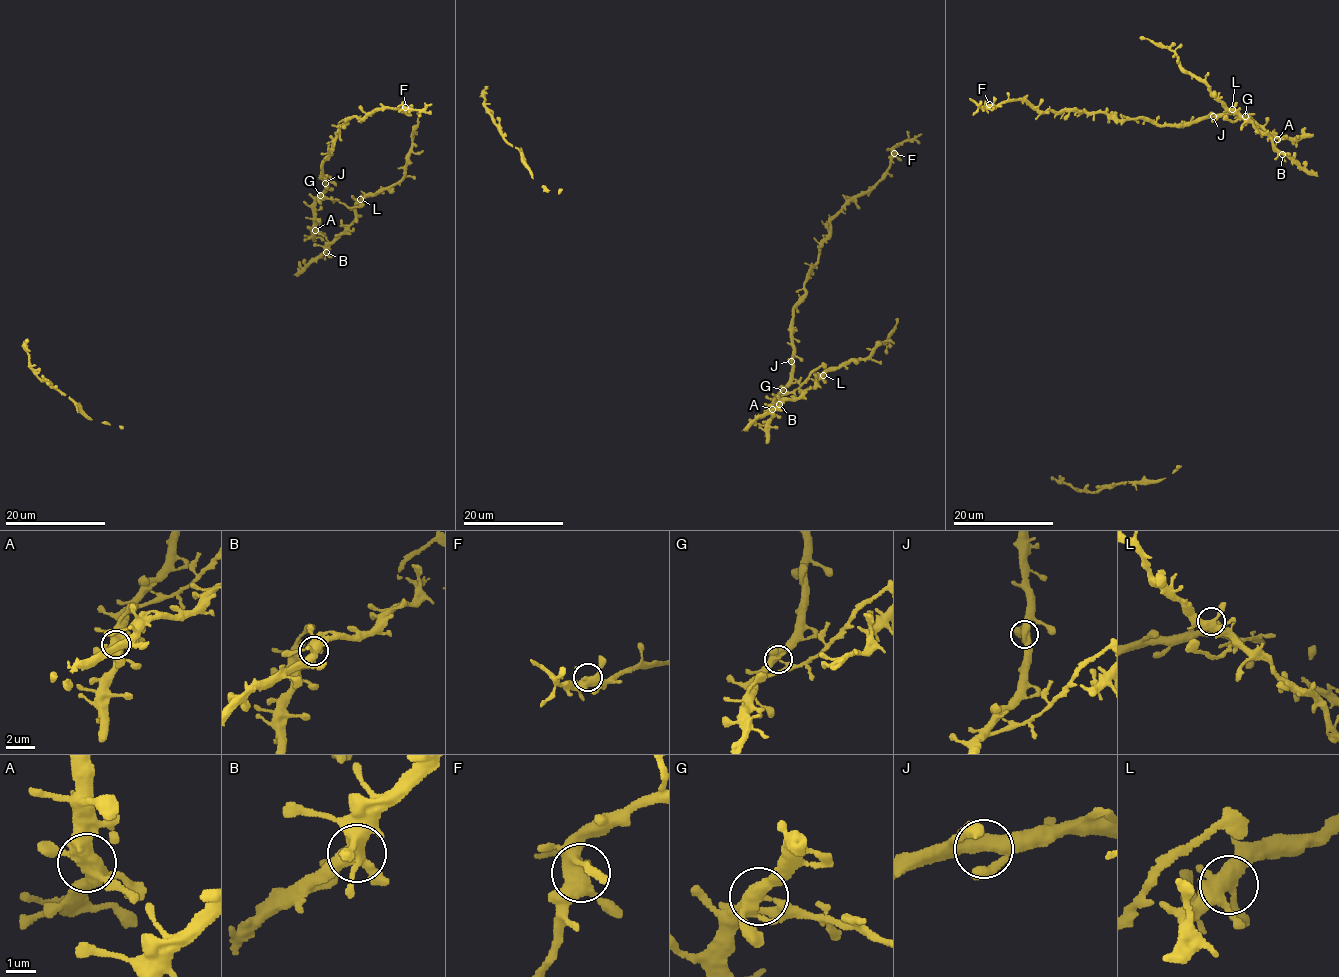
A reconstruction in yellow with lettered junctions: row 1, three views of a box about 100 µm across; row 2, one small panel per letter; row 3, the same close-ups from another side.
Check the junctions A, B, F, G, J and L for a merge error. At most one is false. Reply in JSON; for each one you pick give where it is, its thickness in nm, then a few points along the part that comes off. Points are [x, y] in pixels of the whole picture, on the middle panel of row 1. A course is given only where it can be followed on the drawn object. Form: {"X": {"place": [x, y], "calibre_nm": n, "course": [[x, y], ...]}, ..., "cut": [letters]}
{"G": {"place": [783, 390], "calibre_nm": 440, "course": [[783, 390], [797, 390], [812, 372], [826, 364]]}, "cut": ["G"]}

